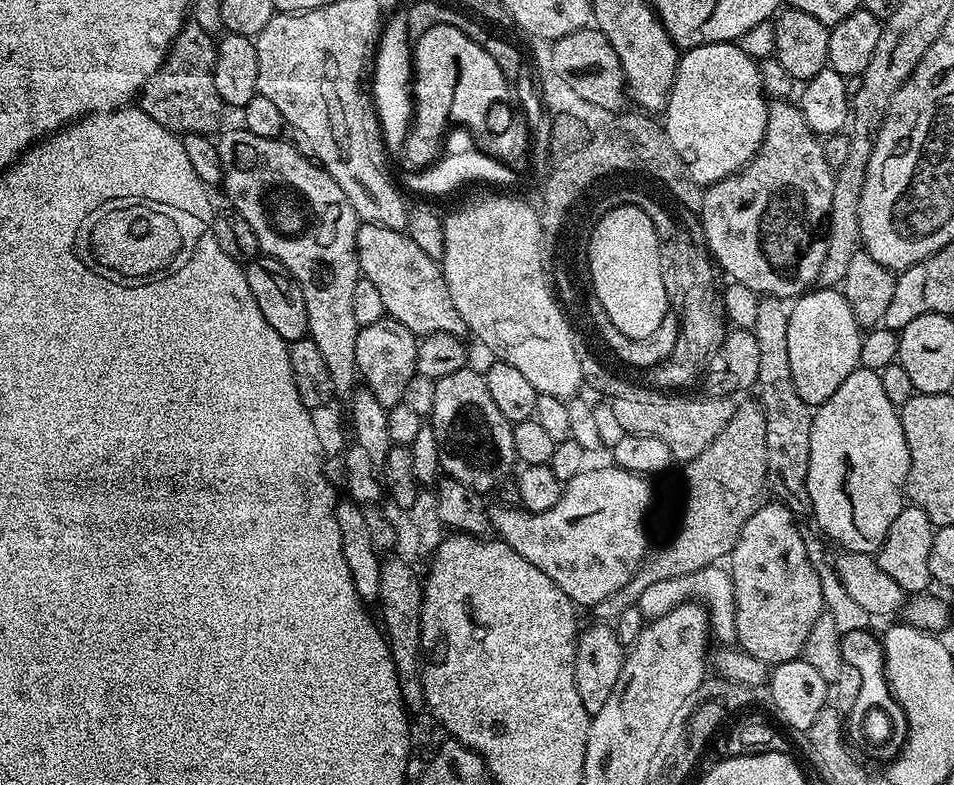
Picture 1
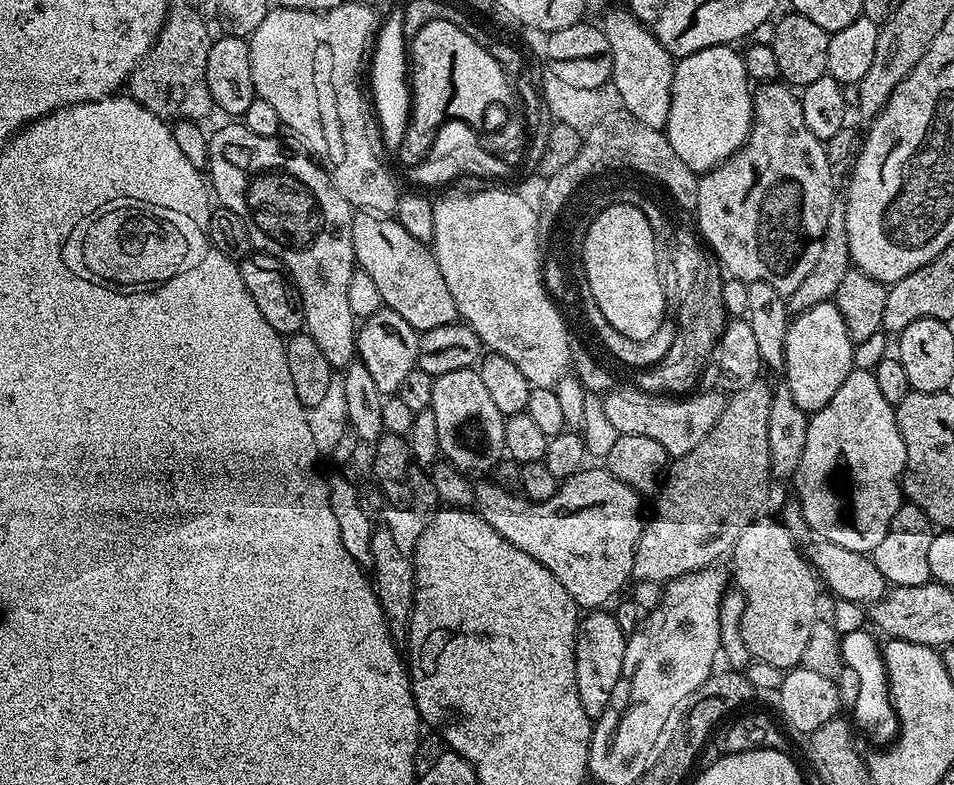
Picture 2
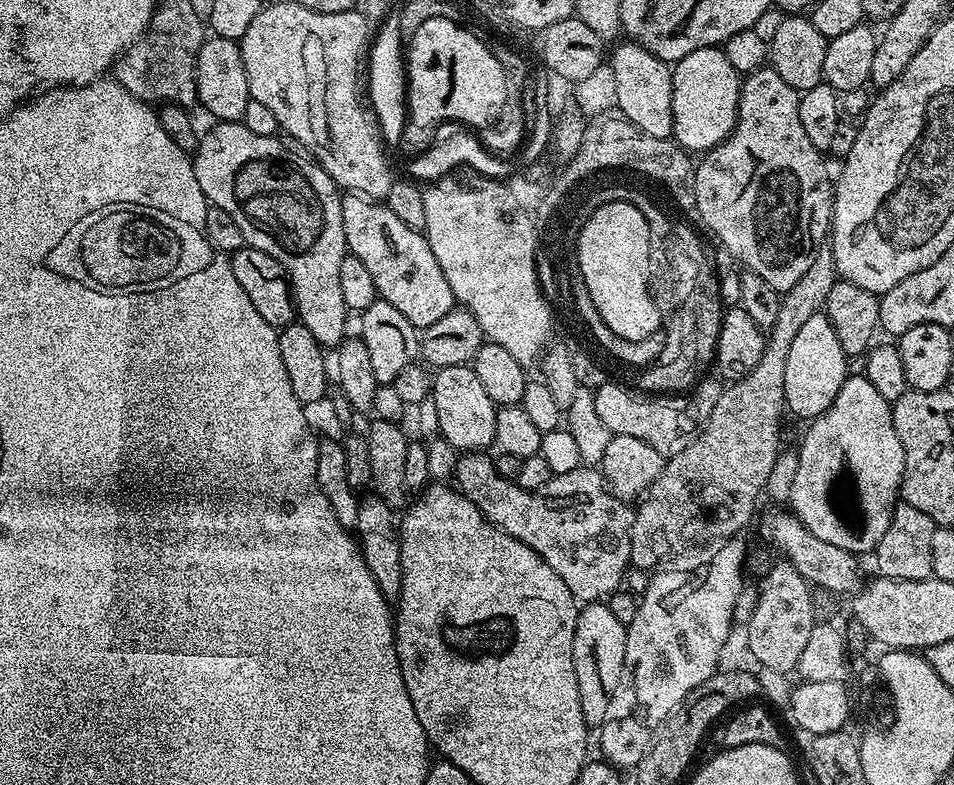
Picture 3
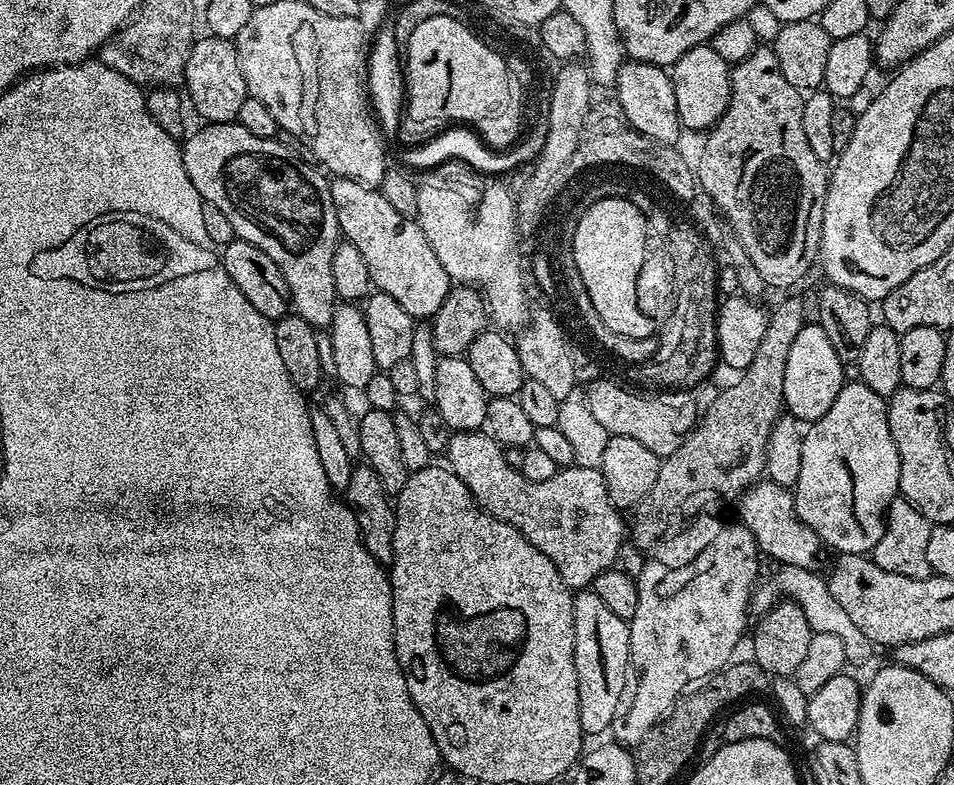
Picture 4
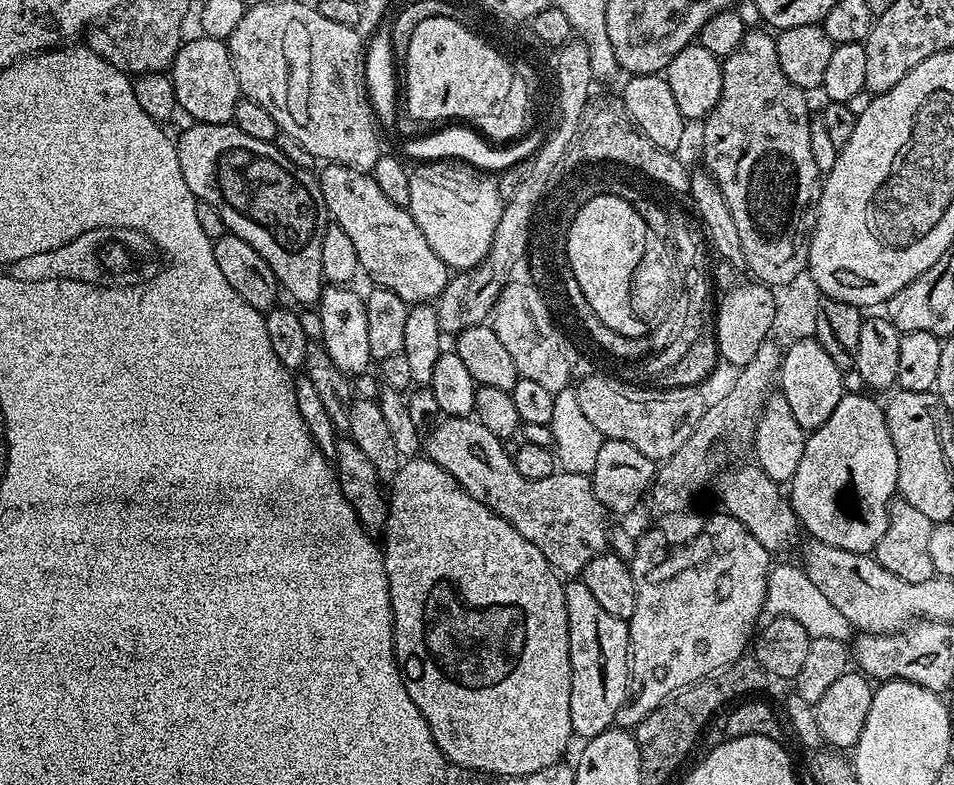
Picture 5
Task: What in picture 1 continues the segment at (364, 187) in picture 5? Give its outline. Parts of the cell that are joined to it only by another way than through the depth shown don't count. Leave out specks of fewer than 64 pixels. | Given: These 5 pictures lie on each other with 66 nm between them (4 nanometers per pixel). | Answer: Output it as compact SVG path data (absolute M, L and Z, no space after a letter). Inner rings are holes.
M367 222L356 230L356 257L360 263L360 275L374 282L382 298L385 313L391 319L402 322L417 338L445 332L463 337L466 329L462 314L454 310L450 302L450 290L442 275L442 268L413 242L407 231L390 230Z

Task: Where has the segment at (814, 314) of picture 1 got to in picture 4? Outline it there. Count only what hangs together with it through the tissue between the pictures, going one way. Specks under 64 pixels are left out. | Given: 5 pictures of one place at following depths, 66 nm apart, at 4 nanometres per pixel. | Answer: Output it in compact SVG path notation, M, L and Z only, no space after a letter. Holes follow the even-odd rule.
M819 322L805 323L791 343L790 354L786 359L782 394L787 415L801 422L822 418L822 414L826 414L826 410L834 406L834 398L838 398L838 394L844 388L844 366L838 354L834 354L834 346L830 346L830 338L826 338L826 330L822 330Z

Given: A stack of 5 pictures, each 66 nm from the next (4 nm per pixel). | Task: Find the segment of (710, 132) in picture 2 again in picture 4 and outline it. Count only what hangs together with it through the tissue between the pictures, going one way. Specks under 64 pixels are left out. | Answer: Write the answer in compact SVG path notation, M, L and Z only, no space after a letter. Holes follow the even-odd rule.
M711 43L699 44L694 46L694 50L686 50L686 54L682 54L682 58L678 58L678 62L672 65L670 75L681 125L685 129L707 130L717 124L728 109L732 89L730 66L719 56L718 50L714 50Z

